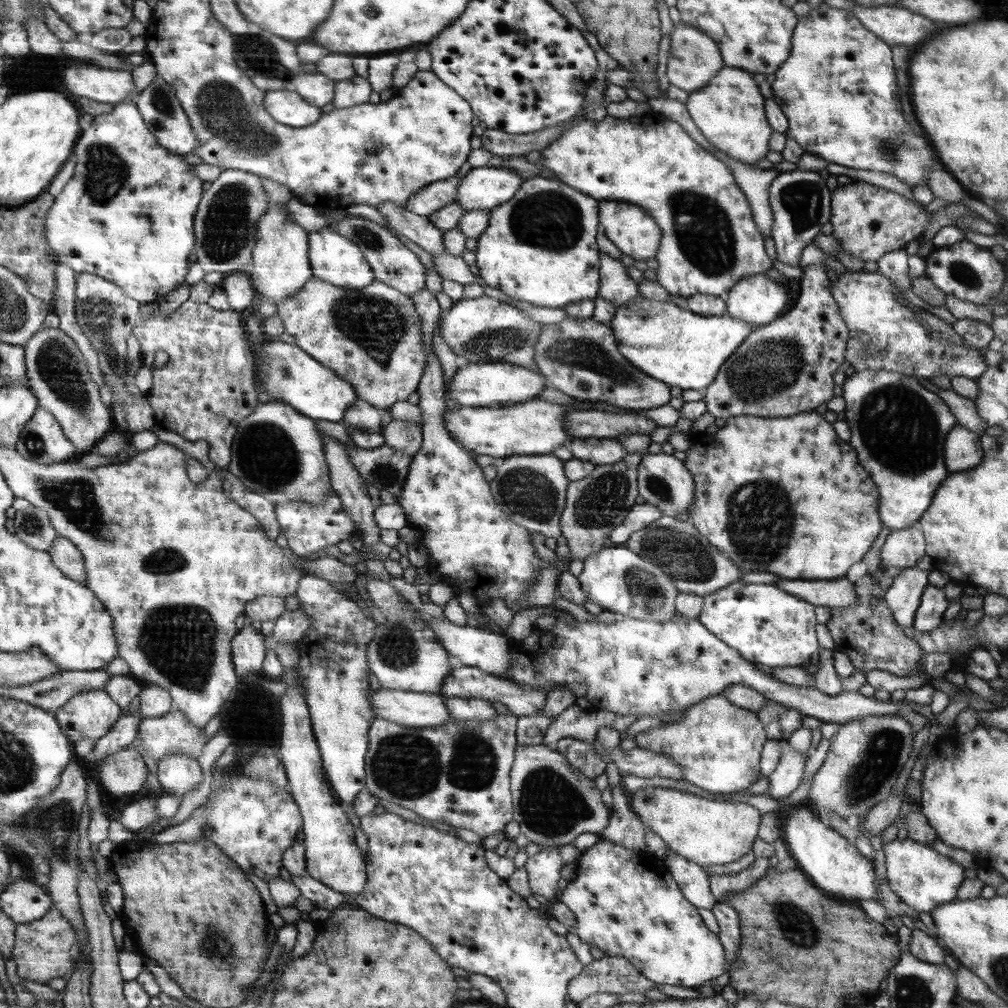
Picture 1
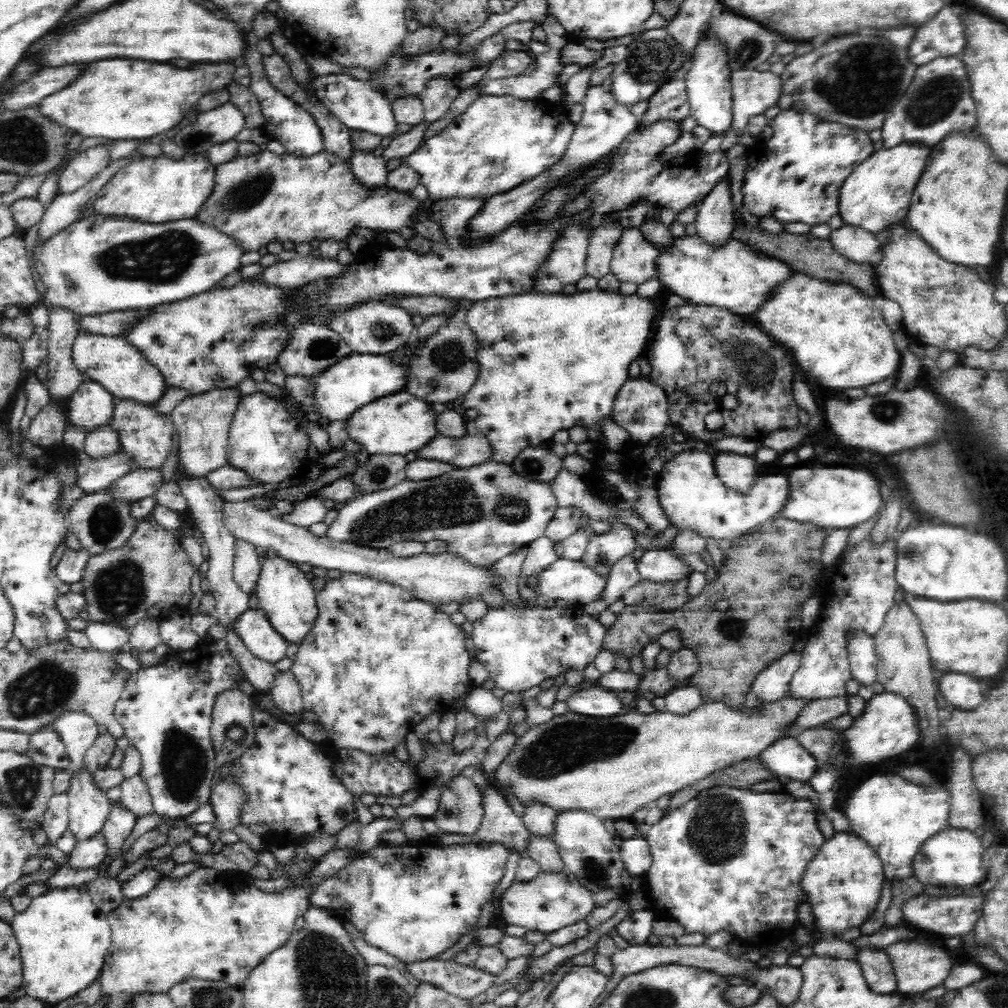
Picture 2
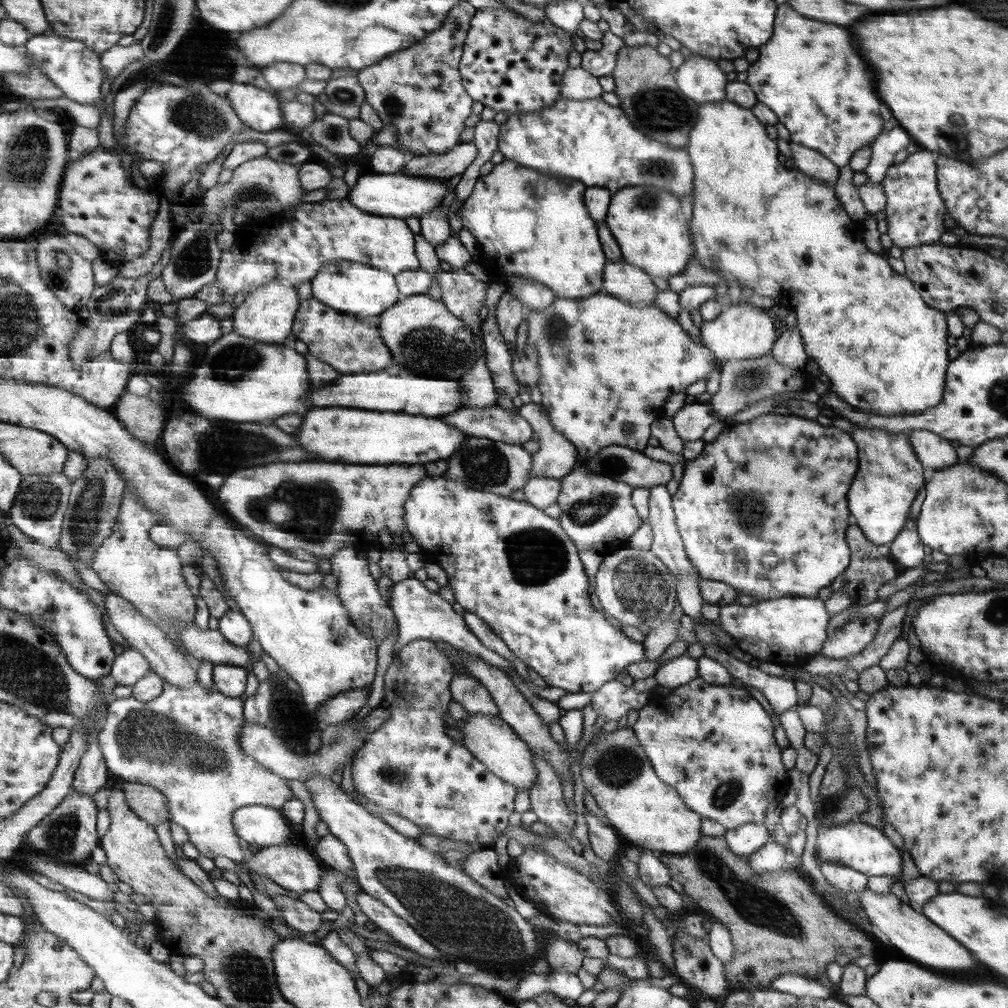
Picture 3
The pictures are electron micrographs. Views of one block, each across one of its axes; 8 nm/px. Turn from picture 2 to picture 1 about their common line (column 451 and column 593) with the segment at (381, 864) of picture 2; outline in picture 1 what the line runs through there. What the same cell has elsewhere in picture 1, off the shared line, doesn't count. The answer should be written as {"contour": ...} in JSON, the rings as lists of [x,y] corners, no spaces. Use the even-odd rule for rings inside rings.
{"contour":[[[600,838],[594,846],[581,853],[576,861],[576,878],[562,891],[563,902],[576,918],[576,934],[590,947],[600,948],[606,957],[624,957],[642,976],[658,984],[696,989],[729,969],[726,968],[726,950],[718,934],[712,934],[681,891],[664,864],[663,858],[646,851],[634,851]]]}

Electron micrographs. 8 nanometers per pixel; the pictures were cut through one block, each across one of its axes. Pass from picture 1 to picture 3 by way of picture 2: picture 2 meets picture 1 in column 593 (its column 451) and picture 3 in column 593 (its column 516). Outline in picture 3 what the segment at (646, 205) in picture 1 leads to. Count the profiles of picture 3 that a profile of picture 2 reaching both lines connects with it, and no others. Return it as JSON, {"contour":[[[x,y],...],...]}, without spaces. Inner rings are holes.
{"contour":[[[602,96],[594,99],[558,99],[550,108],[542,108],[532,114],[512,114],[500,125],[497,158],[518,161],[528,169],[543,173],[561,175],[569,180],[582,180],[588,188],[598,186],[616,194],[621,188],[630,186],[656,186],[674,193],[679,199],[691,194],[694,186],[694,166],[690,162],[686,148],[672,148],[658,140],[652,140],[638,129],[624,110],[612,107],[602,101]]]}

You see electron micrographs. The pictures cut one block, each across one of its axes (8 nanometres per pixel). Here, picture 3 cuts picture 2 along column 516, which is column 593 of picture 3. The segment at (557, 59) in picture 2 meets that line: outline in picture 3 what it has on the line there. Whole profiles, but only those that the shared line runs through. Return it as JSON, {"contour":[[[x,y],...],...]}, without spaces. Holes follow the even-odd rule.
{"contour":[[[568,68],[565,72],[565,84],[561,86],[561,99],[594,99],[605,94],[598,78],[584,68]]]}

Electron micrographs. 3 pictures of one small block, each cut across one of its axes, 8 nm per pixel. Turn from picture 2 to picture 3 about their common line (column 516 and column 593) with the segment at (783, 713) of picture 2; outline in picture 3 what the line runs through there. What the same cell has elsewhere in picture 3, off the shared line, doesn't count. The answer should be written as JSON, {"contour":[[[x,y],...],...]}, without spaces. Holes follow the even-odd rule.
{"contour":[[[625,726],[609,733],[597,731],[583,751],[581,775],[585,789],[606,812],[611,826],[632,846],[656,854],[675,855],[683,855],[697,846],[702,836],[700,824],[703,817],[686,806],[677,789],[657,775],[632,728]]]}

